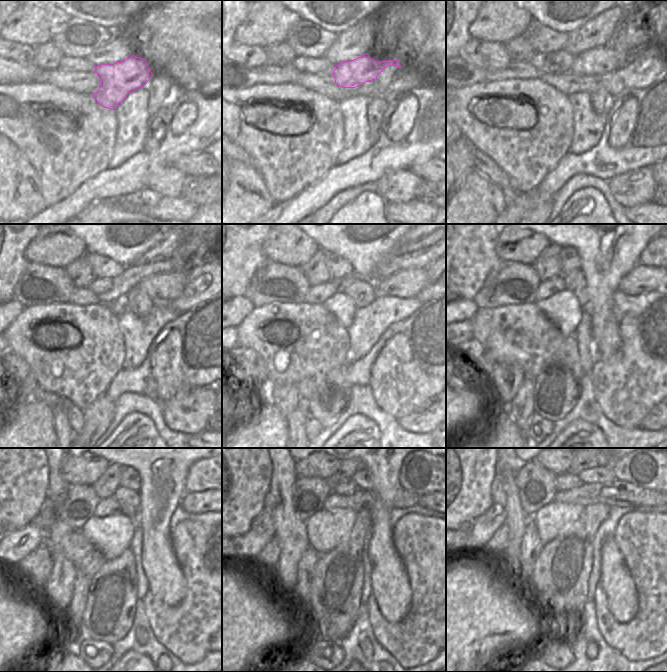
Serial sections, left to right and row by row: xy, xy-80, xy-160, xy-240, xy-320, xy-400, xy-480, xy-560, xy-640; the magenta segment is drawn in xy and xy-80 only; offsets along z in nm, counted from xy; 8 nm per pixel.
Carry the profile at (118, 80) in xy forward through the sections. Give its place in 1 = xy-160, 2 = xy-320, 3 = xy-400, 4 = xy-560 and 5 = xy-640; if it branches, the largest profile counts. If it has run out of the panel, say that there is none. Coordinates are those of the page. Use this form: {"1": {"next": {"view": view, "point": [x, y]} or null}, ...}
{"1": {"next": {"view": "xy-160", "point": [600, 60]}}, "2": {"next": {"view": "xy-320", "point": [414, 280]}}, "3": {"next": {"view": "xy-400", "point": [643, 279]}}, "4": {"next": {"view": "xy-560", "point": [425, 500]}}, "5": {"next": null}}

